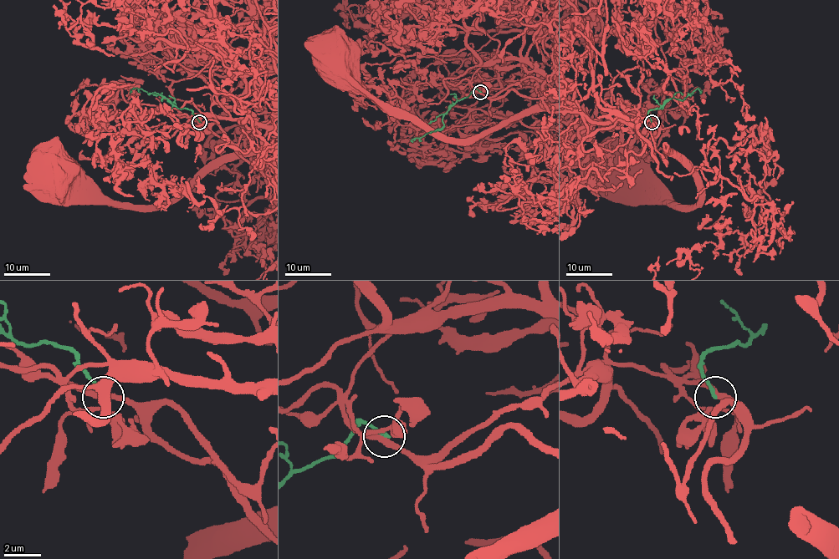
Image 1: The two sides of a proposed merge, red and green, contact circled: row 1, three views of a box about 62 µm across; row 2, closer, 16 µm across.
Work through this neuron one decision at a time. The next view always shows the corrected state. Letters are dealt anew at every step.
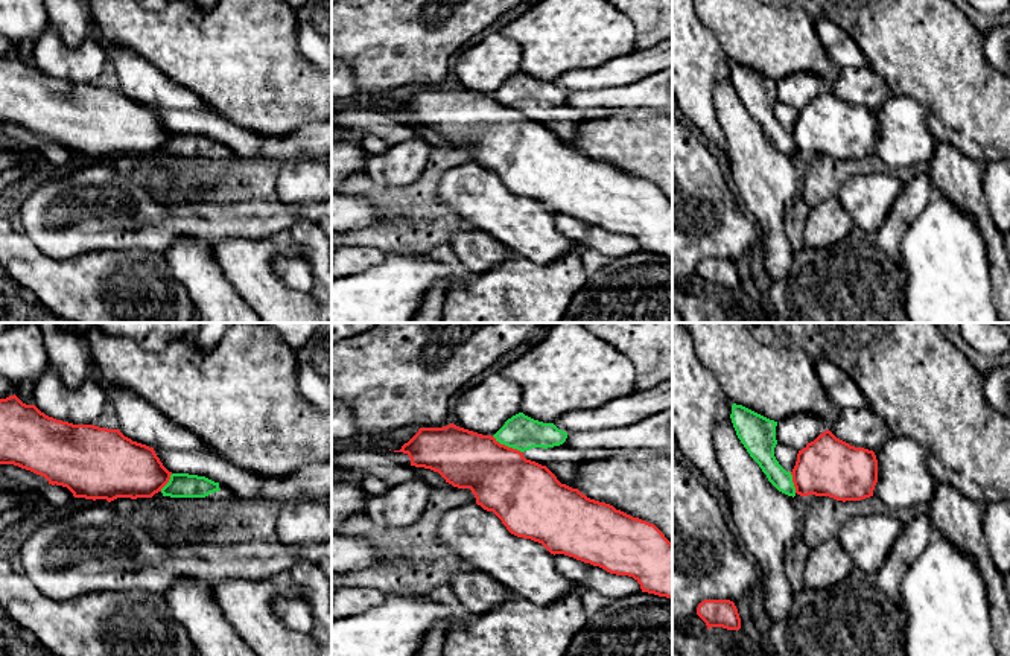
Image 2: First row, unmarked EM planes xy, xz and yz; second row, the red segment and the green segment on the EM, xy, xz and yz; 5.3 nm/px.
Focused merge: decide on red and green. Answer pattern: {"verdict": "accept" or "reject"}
{"verdict": "reject"}

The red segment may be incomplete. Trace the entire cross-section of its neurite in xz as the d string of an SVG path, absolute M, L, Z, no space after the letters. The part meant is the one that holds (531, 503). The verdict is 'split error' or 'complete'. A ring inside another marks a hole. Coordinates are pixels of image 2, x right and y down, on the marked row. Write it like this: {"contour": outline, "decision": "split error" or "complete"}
{"contour": "M453 423L420 428L394 452L406 454L411 466L438 472L453 487L470 489L476 504L493 511L511 534L538 542L554 556L564 554L610 574L633 577L642 592L672 600L672 543L654 524L561 484L546 466L526 460L523 452Z", "decision": "complete"}

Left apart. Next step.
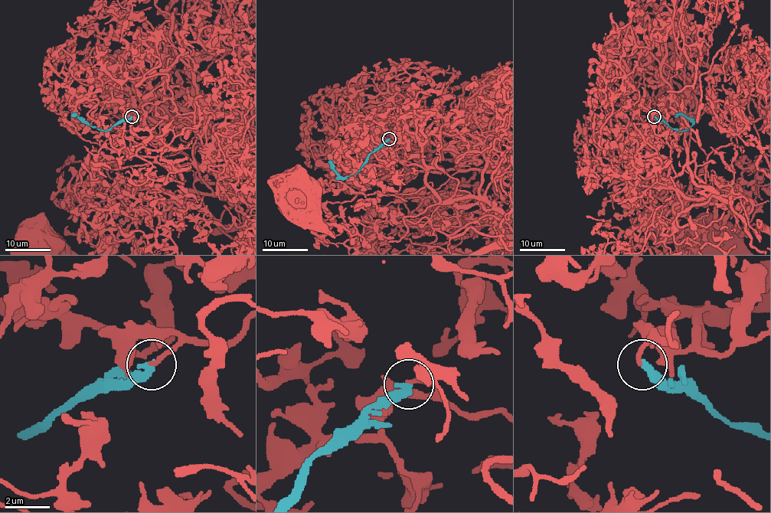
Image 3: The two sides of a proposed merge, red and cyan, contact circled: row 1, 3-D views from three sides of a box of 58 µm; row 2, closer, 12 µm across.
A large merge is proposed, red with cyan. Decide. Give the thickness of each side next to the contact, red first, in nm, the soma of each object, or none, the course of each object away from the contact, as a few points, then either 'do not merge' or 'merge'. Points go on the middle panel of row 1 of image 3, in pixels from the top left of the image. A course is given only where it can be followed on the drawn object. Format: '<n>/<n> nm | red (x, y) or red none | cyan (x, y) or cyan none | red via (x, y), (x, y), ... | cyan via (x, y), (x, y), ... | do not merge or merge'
190/360 nm | red (294, 195) | cyan none | red via (388, 138), (472, 141), (479, 191), (425, 223), (367, 226), (363, 241), (297, 198) | cyan via (389, 138), (370, 155), (354, 174), (342, 177), (328, 160) | do not merge

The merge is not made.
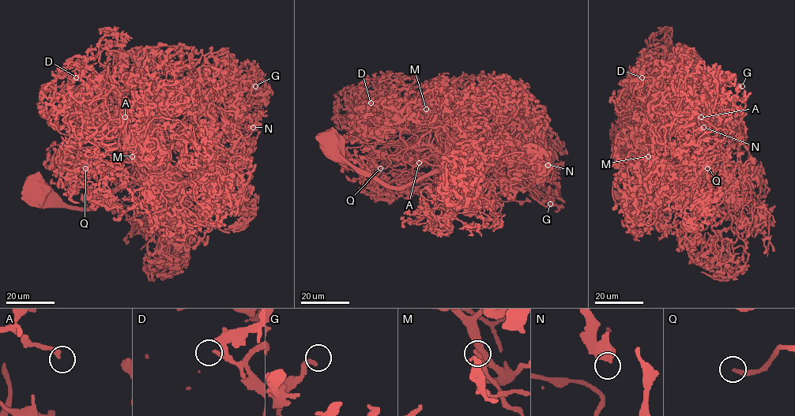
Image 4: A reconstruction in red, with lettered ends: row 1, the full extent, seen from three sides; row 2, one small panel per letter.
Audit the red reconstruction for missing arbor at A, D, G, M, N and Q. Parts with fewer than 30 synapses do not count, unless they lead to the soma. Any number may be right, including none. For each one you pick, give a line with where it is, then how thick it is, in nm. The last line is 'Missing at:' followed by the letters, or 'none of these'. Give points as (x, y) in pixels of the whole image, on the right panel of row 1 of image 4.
D: (642, 77) | 180 nm
G: (742, 86) | 220 nm
Q: (707, 168) | 240 nm
Missing at: D, G, Q

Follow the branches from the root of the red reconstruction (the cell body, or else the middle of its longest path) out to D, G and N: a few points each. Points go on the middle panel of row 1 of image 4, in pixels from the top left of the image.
D: (332, 145), (393, 186), (438, 167), (449, 152), (441, 136), (419, 129), (407, 109), (378, 113), (371, 103)
G: (332, 145), (353, 166), (393, 186), (441, 170), (468, 172), (477, 179), (512, 176), (550, 204)
N: (332, 145), (353, 166), (393, 186), (405, 186), (441, 170), (478, 176), (517, 152), (521, 132), (548, 165)

